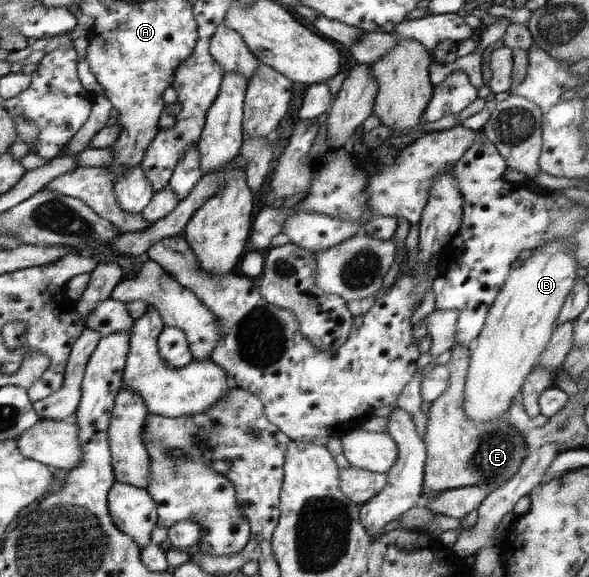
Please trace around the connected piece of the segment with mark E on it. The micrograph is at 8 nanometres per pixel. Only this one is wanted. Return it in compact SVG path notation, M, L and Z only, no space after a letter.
M454 344L450 361L445 365L450 377L446 391L429 408L429 420L423 435L427 458L423 477L422 501L454 488L487 487L494 491L518 473L527 447L523 434L506 417L485 422L471 420L465 412L465 381L468 374L470 350Z

